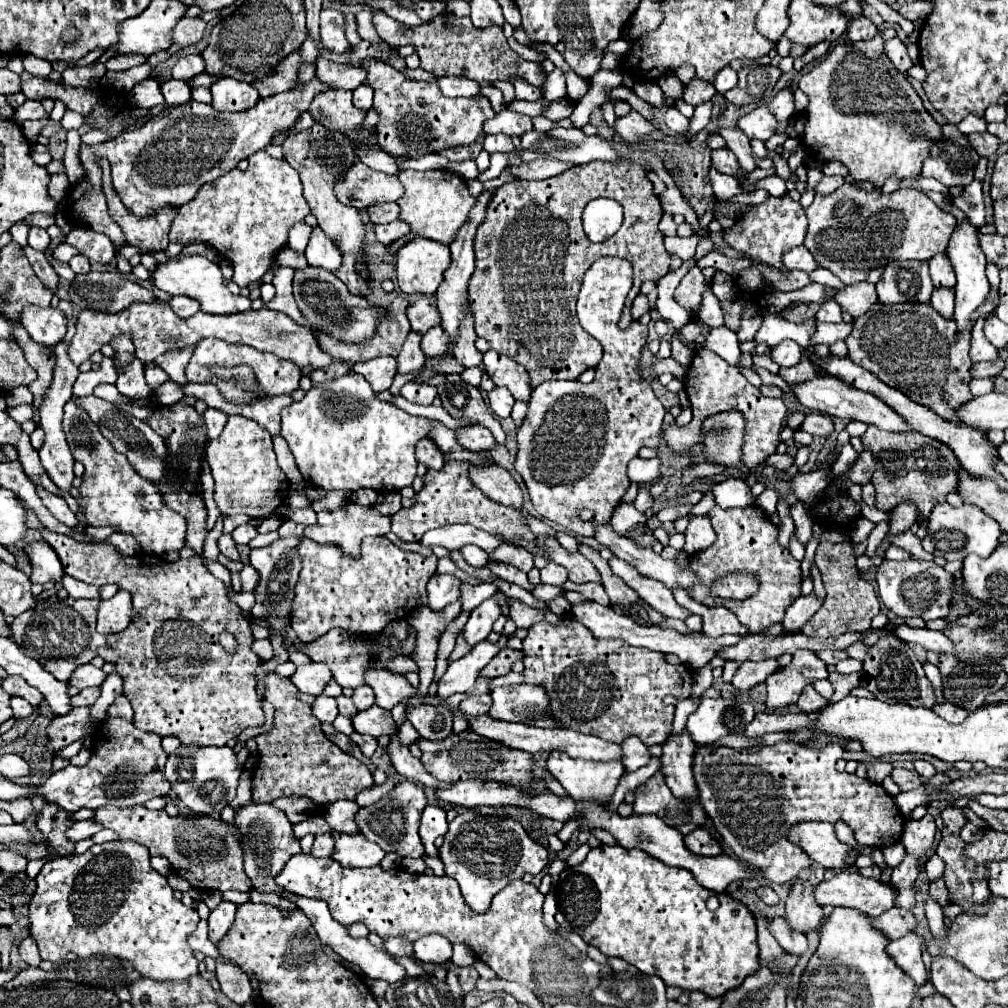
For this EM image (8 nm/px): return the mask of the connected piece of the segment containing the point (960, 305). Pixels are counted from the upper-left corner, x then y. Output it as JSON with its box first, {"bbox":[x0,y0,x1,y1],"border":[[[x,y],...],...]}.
{"bbox":[948,221,990,333],"border":[[[964,221],[962,225],[956,227],[956,231],[950,237],[948,243],[948,259],[956,271],[958,277],[958,285],[956,285],[956,301],[954,301],[954,321],[958,325],[958,333],[964,333],[966,329],[972,327],[972,313],[986,301],[988,293],[990,293],[990,283],[986,279],[986,259],[982,255],[982,249],[978,247],[978,229],[974,229],[968,221]]]}

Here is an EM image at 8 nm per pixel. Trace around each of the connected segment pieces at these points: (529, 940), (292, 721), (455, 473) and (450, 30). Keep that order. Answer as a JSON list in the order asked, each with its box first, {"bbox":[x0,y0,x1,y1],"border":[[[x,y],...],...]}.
[{"bbox":[274,853,612,1005],"border":[[[298,853],[286,861],[274,881],[290,893],[326,901],[332,917],[344,927],[364,923],[380,937],[402,935],[410,941],[426,933],[440,933],[452,943],[464,943],[500,979],[510,979],[534,989],[534,993],[550,1001],[550,1005],[582,1003],[590,999],[590,991],[598,985],[598,979],[612,973],[608,965],[598,965],[596,961],[594,971],[590,971],[590,959],[586,955],[564,937],[544,927],[544,895],[534,883],[524,883],[522,879],[514,879],[506,889],[496,893],[484,915],[474,913],[462,901],[458,883],[446,875],[412,875],[404,869],[386,871],[382,867],[346,869],[334,859],[316,859]]]},{"bbox":[252,671,374,807],"border":[[[274,671],[266,673],[264,677],[264,699],[270,701],[276,709],[274,715],[274,727],[266,733],[260,733],[254,737],[258,745],[258,761],[254,767],[254,779],[252,779],[252,799],[278,799],[278,797],[306,797],[318,807],[330,805],[338,799],[350,799],[354,801],[356,795],[364,789],[370,789],[374,785],[370,769],[358,761],[356,757],[344,753],[340,747],[336,747],[320,729],[320,721],[312,715],[312,707],[302,703],[298,699],[298,689],[292,685],[288,677],[280,677]]]},{"bbox":[392,459,536,547],"border":[[[446,459],[442,471],[428,469],[424,477],[424,489],[414,497],[416,499],[414,507],[400,509],[396,515],[392,515],[392,533],[396,533],[402,541],[418,541],[430,529],[464,523],[464,525],[474,525],[478,529],[486,529],[512,545],[522,547],[522,541],[534,543],[536,537],[532,535],[530,529],[526,529],[526,521],[522,513],[518,513],[514,507],[506,507],[502,503],[488,499],[468,479],[468,467],[470,467],[468,461]]]},{"bbox":[374,13,546,87],"border":[[[374,13],[374,27],[380,35],[382,41],[386,41],[390,47],[398,49],[402,45],[414,45],[416,53],[420,57],[420,69],[436,75],[436,77],[446,77],[446,75],[464,75],[472,81],[498,81],[498,79],[510,79],[510,77],[520,77],[526,83],[534,87],[542,87],[546,73],[540,63],[536,61],[526,61],[522,59],[516,51],[510,49],[502,27],[488,27],[488,29],[478,29],[472,25],[470,17],[456,17],[452,13],[442,13],[436,15],[432,21],[424,21],[422,25],[410,27],[404,25],[386,13]]]}]

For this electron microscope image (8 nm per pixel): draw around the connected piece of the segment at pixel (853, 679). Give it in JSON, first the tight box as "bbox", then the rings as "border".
{"bbox":[828,629,936,707],"border":[[[882,629],[880,639],[868,649],[862,663],[864,663],[864,667],[858,673],[850,673],[850,675],[830,673],[828,681],[834,687],[834,695],[832,695],[832,699],[828,699],[828,705],[850,695],[850,691],[854,687],[866,687],[868,691],[872,691],[876,695],[876,699],[882,699],[882,701],[898,701],[898,703],[906,703],[906,705],[914,705],[914,707],[916,705],[922,705],[922,707],[936,705],[934,691],[932,691],[930,681],[924,675],[922,663],[918,661],[916,653],[908,647],[908,643],[898,641],[898,637],[894,637],[892,629]]]}

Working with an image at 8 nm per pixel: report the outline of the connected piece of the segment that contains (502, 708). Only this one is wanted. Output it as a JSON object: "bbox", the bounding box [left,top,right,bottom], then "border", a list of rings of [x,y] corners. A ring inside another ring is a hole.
{"bbox":[490,685,558,727],"border":[[[510,685],[498,687],[492,693],[490,717],[500,721],[524,723],[534,727],[558,727],[550,715],[550,705],[546,691],[536,685]]]}

